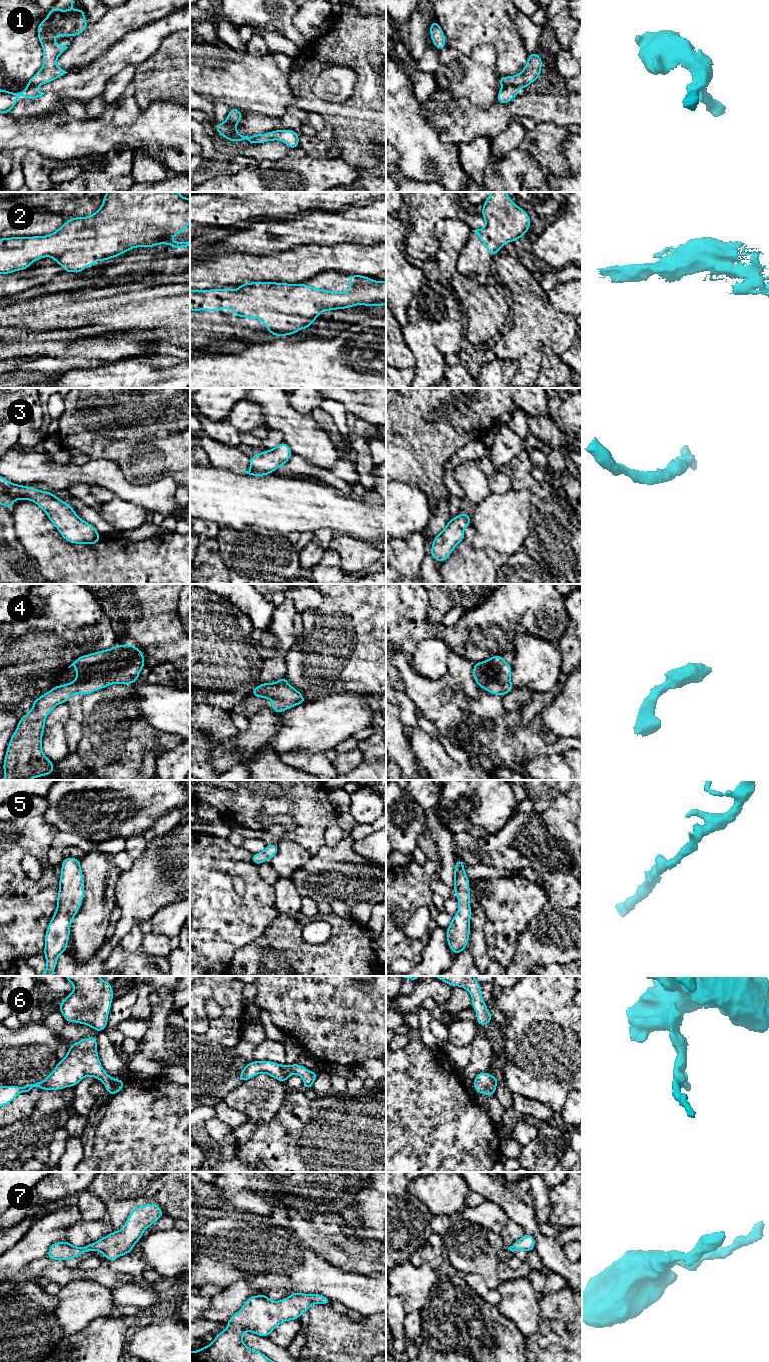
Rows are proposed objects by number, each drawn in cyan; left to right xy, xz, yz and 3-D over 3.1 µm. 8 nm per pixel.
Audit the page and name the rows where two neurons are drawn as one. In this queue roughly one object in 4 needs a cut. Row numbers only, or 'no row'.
1

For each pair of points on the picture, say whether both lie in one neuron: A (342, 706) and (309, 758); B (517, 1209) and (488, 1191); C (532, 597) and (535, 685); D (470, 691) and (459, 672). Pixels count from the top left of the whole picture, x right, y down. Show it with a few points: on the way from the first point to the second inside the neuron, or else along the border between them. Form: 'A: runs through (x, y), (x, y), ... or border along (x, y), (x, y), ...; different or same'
A: border along (289, 750), (308, 750), (314, 753), (323, 753); different
B: runs through (510, 1203), (495, 1191); same
C: border along (512, 639), (517, 634), (530, 633), (555, 642); different
D: runs through (468, 686), (464, 677); same

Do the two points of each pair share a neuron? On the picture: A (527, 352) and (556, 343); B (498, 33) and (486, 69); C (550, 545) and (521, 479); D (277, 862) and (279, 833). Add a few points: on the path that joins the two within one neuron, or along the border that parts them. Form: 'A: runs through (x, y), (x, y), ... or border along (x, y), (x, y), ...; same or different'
A: runs through (534, 345), (538, 341), (549, 341); same
B: border along (476, 45), (490, 44), (494, 48), (496, 70); different
C: runs through (550, 528), (550, 508), (537, 493); same
D: border along (278, 839), (292, 839), (301, 846); different

